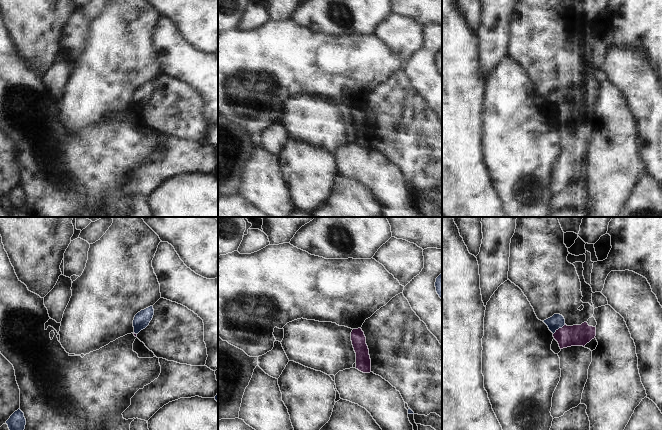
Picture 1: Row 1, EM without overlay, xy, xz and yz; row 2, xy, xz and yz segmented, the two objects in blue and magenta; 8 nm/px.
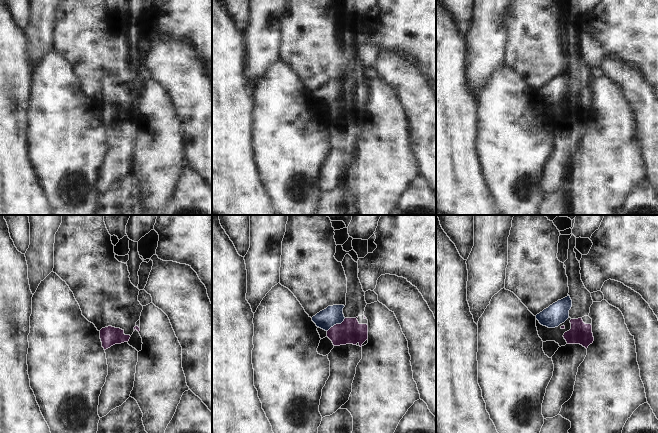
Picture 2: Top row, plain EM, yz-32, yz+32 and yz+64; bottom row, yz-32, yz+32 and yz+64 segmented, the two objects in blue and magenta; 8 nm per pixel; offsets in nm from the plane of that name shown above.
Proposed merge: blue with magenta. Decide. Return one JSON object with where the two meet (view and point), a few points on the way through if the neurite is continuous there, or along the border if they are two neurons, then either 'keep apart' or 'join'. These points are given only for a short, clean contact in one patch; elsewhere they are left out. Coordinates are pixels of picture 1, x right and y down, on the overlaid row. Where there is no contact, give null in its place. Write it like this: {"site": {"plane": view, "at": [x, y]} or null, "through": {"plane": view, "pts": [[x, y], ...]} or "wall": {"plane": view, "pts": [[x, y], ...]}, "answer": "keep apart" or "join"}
{"site": {"plane": "yz", "at": [559, 327]}, "wall": {"plane": "yz", "pts": [[565, 324], [553, 334]]}, "answer": "keep apart"}

